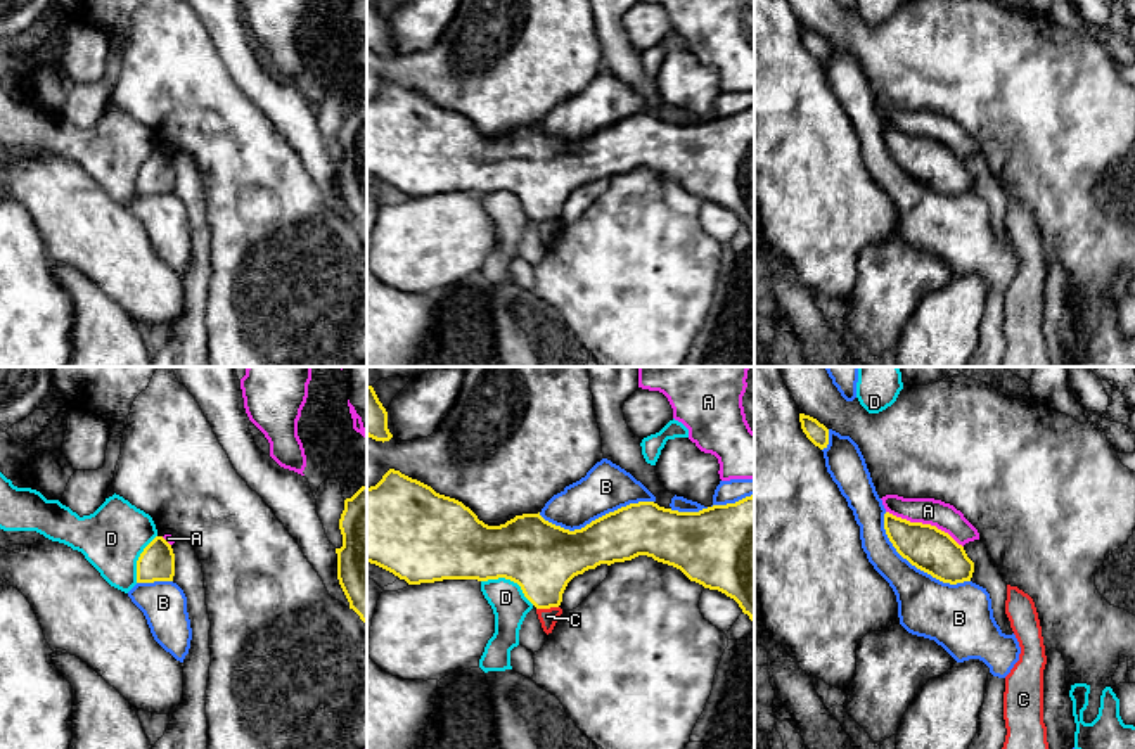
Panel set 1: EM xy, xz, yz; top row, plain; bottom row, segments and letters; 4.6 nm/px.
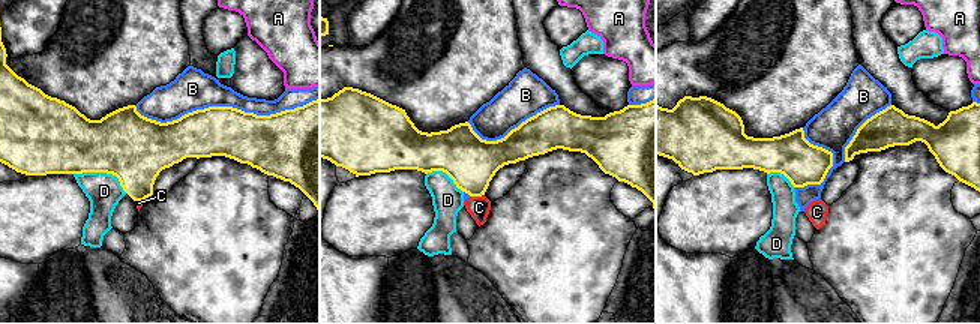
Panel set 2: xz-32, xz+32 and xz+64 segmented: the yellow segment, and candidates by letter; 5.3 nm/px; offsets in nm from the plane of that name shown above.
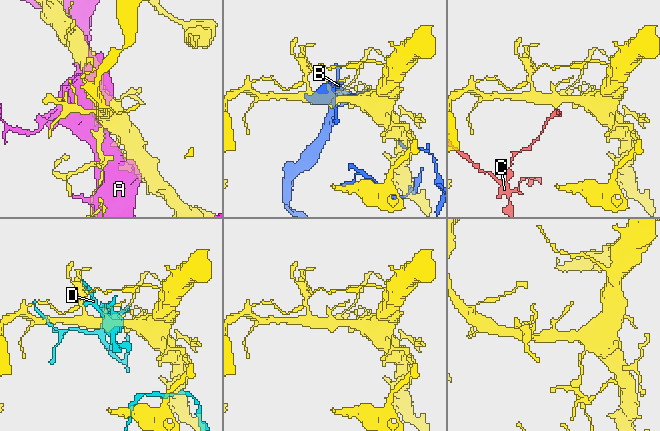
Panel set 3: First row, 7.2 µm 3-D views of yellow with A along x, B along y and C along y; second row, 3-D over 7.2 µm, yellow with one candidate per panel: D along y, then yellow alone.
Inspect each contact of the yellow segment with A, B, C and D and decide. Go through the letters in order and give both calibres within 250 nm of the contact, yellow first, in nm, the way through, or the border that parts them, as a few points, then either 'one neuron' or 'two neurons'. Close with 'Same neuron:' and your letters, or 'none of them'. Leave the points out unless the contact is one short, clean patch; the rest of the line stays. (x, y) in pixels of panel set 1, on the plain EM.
A: 200 nm thick on the yellow side, 130 nm on the other; two neurons
B: 260 nm thick on the yellow side, 220 nm on the other; two neurons
C: 320 nm thick on the yellow side, 80 nm on the other; border along xz (557, 218), (537, 222); two neurons
D: 320 nm thick on the yellow side, 160 nm on the other; two neurons
Same neuron: none of them

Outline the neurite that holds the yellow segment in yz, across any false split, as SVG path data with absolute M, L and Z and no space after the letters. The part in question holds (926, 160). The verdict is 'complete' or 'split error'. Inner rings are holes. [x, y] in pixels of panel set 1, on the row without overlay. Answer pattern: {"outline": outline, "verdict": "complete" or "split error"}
{"outline": "M889 125L884 126L884 142L896 164L917 182L950 197L971 194L974 175L948 145Z", "verdict": "complete"}

